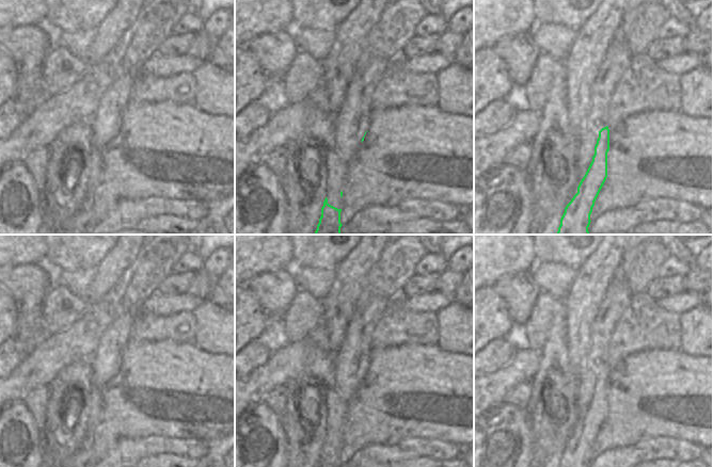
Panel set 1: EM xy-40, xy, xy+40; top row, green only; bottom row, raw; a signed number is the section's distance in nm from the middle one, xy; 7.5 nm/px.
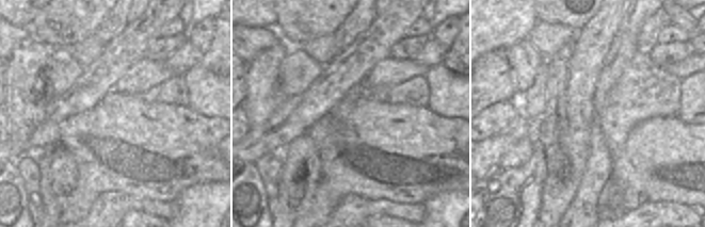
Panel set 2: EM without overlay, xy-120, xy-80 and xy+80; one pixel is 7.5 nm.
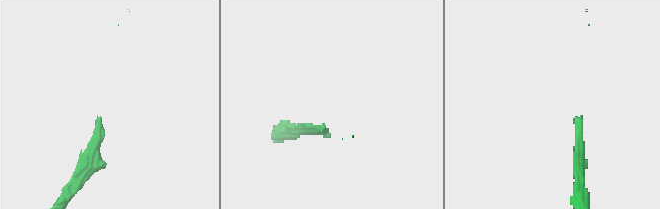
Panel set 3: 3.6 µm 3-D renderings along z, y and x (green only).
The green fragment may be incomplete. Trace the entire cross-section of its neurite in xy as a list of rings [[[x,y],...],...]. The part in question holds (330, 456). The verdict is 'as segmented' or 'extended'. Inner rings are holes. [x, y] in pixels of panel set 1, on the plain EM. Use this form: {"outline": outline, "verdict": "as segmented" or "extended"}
{"outline": [[[326,436],[317,467],[340,467],[343,465],[340,462],[340,451],[342,448],[329,444]]], "verdict": "as segmented"}

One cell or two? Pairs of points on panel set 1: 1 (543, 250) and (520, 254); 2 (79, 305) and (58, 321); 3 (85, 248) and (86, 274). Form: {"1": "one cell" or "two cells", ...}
{"1": "two cells", "2": "one cell", "3": "two cells"}

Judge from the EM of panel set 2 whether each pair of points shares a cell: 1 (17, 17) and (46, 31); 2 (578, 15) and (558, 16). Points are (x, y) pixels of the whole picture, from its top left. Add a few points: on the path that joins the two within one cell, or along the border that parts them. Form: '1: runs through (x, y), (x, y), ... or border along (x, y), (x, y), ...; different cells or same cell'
1: border along (31, 11), (32, 21); different cells
2: runs through (573, 15), (563, 15); same cell

